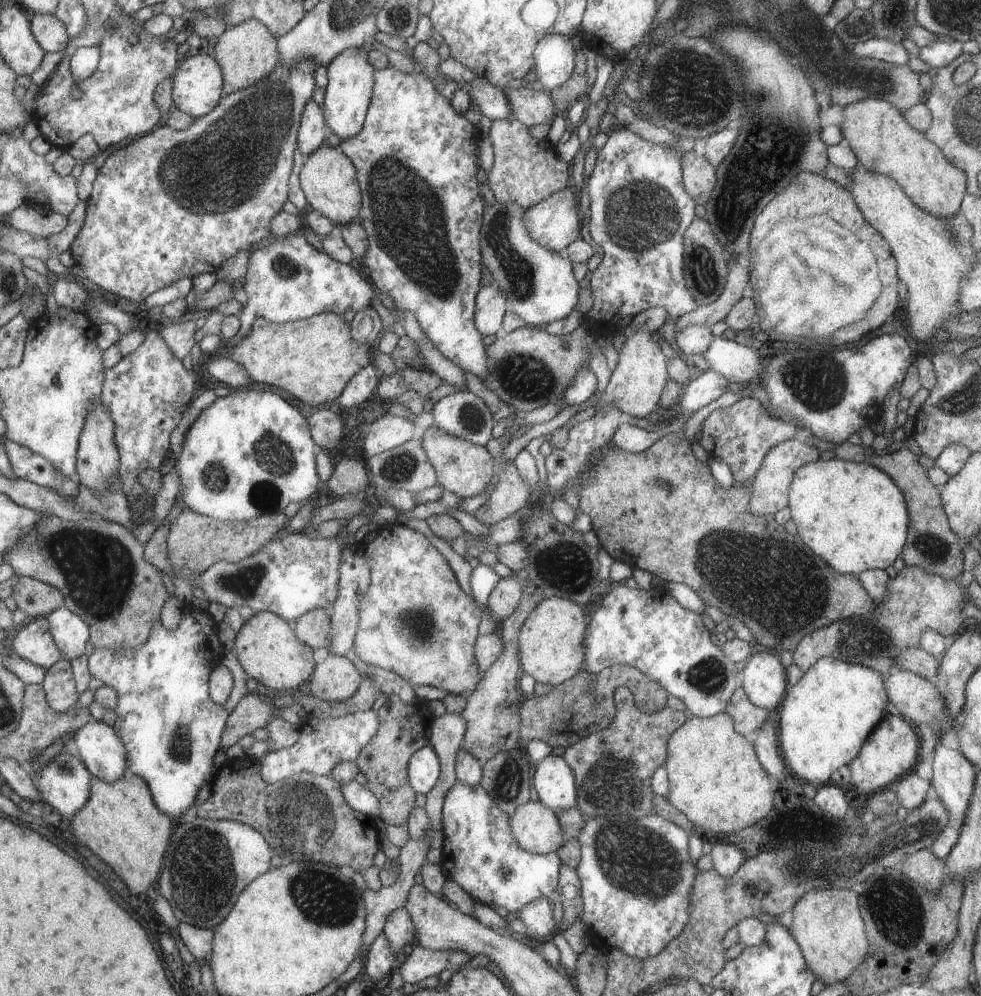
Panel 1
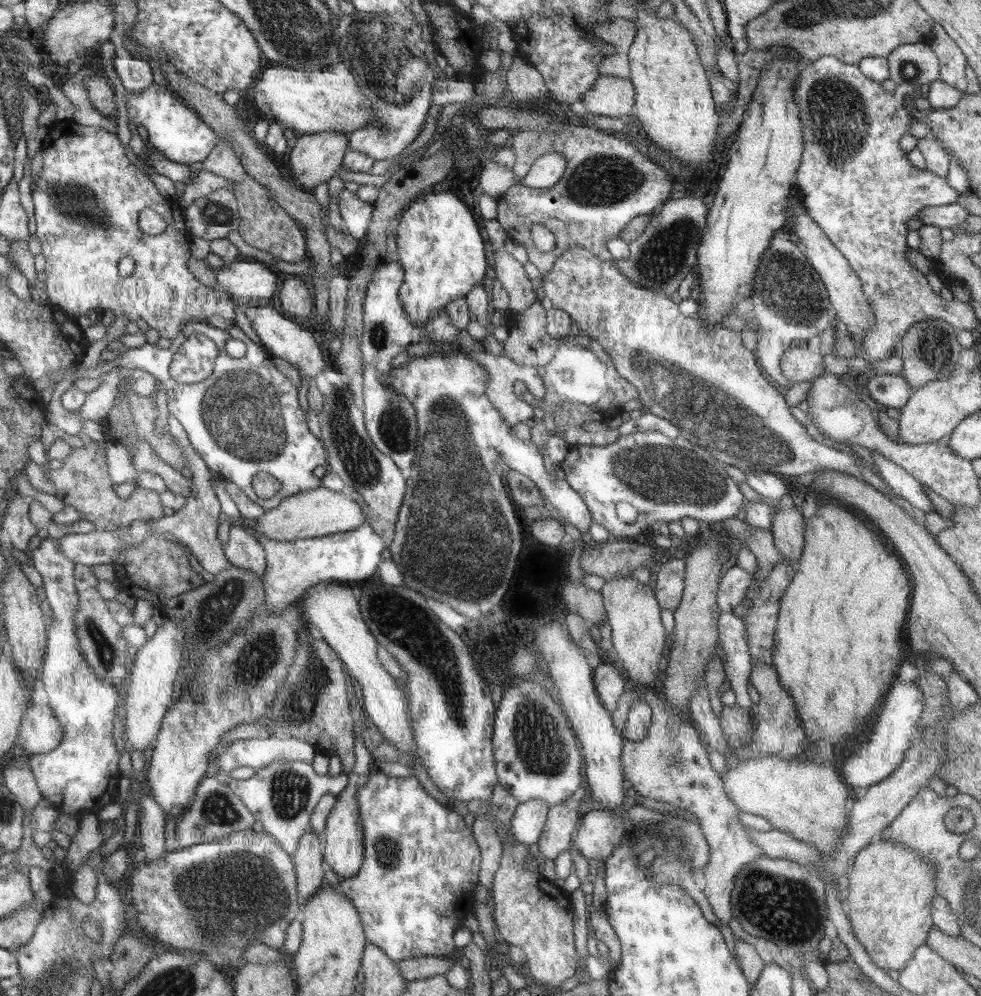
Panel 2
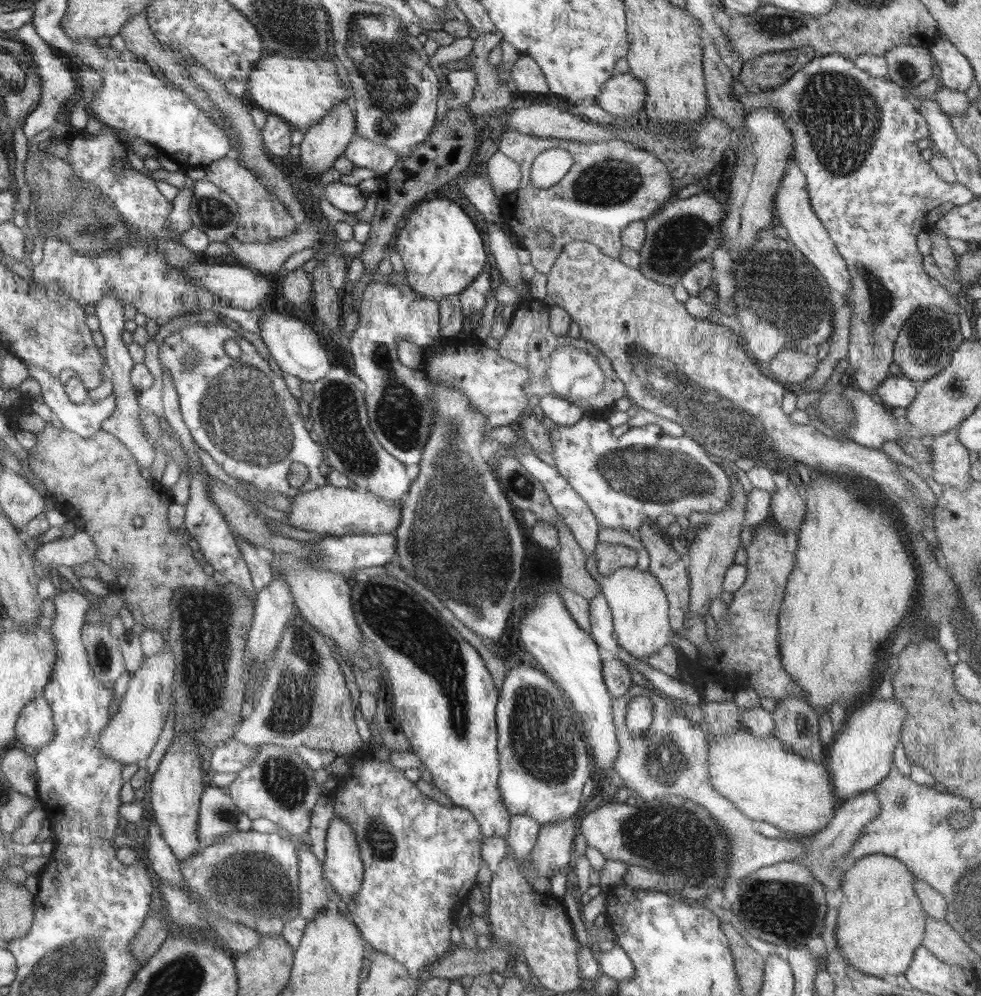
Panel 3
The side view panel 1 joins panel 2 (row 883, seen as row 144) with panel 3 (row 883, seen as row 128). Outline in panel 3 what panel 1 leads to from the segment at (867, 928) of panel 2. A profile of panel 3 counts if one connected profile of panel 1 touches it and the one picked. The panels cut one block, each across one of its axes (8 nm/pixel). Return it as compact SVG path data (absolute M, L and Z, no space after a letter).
M887 854L863 856L851 867L844 869L840 888L844 895L835 929L837 945L840 948L838 959L844 958L848 964L860 969L860 972L884 980L893 980L907 972L915 951L924 943L928 919L917 895L916 884L913 884L915 877L907 864Z

